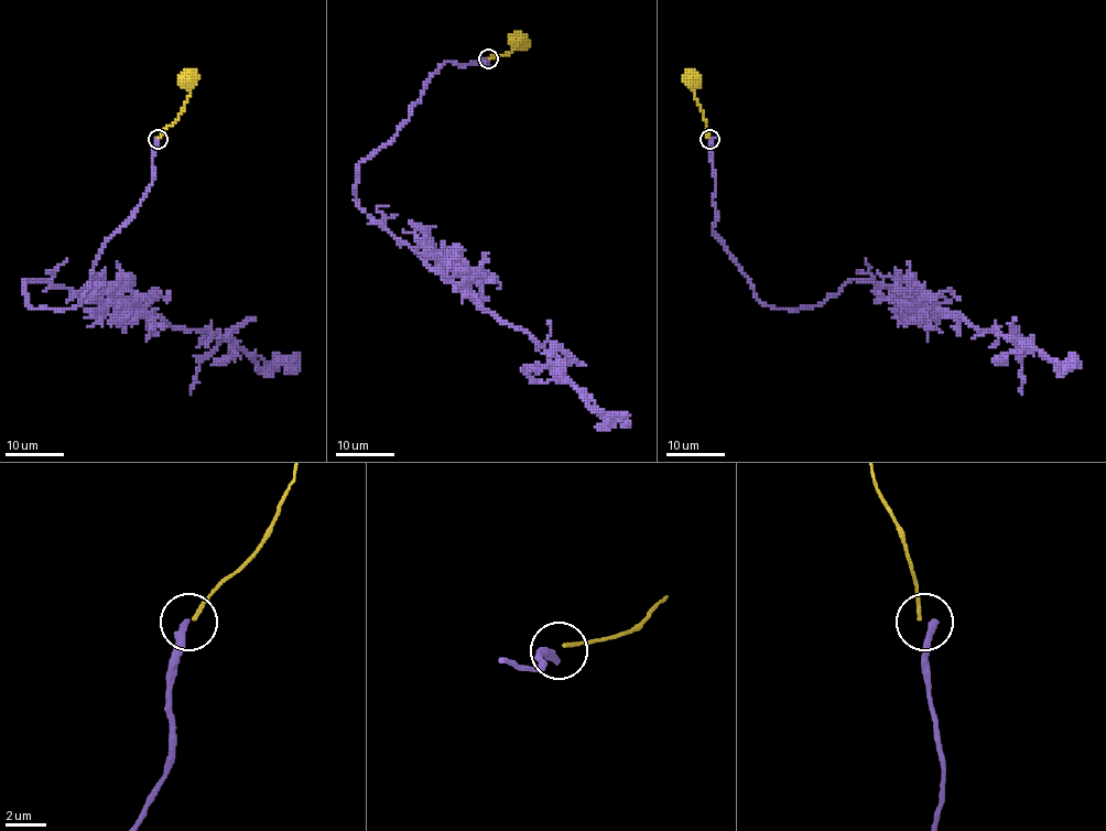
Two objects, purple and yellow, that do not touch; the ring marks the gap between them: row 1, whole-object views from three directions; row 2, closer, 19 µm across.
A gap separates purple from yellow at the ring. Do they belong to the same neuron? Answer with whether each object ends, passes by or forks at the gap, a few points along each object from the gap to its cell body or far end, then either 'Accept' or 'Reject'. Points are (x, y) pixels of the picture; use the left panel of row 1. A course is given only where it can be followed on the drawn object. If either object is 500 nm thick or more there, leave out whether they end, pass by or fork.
At the ring purple ends. At the ring yellow ends. Course of purple: (156, 138), (151, 185), (104, 245), (76, 306), (28, 304), (24, 281), (42, 280), (299, 368). Course of yellow: (159, 138), (176, 119), (190, 95), (190, 88), (182, 81), (186, 68). Reject

